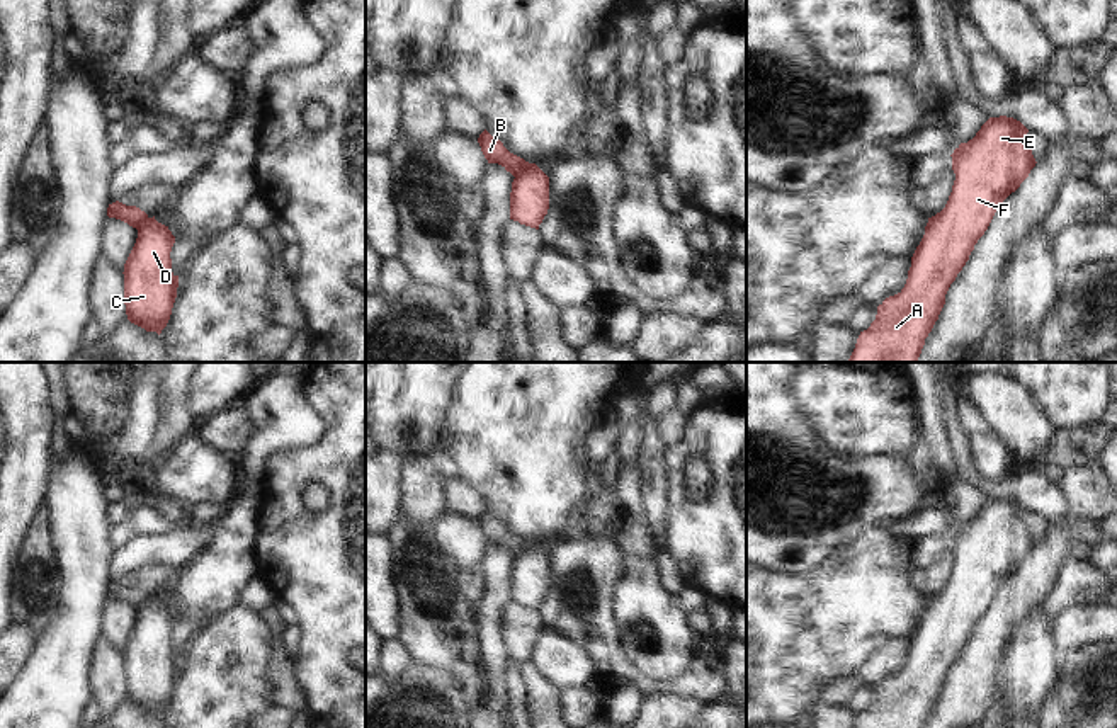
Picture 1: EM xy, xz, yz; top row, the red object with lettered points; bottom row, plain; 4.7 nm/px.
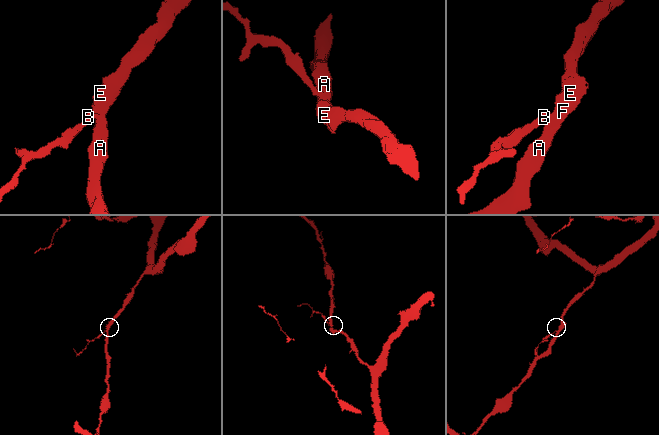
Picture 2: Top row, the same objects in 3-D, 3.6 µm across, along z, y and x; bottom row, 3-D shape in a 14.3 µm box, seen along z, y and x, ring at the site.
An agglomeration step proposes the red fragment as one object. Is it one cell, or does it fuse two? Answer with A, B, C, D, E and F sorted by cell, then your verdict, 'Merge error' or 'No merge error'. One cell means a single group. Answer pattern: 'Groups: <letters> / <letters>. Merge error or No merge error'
Groups: A C D E F / B. Merge error

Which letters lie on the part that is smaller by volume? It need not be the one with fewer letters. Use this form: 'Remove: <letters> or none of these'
Remove: B

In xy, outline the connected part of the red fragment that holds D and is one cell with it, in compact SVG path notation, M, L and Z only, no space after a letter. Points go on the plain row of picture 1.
M148 599L138 609L136 624L124 645L124 685L128 701L158 716L167 708L177 679L179 657L172 653L175 617L168 607Z

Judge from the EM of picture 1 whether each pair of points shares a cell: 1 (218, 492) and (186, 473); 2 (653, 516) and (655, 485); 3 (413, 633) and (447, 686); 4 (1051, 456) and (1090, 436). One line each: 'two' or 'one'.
1: one
2: one
3: two
4: one

